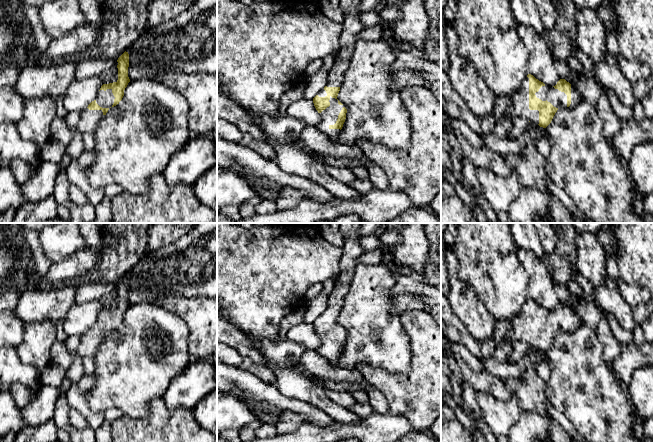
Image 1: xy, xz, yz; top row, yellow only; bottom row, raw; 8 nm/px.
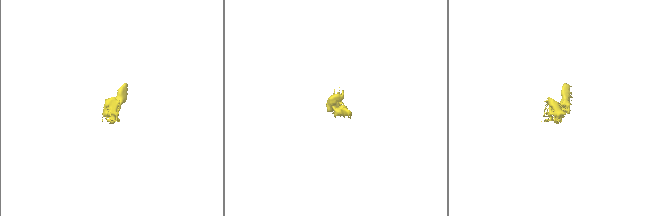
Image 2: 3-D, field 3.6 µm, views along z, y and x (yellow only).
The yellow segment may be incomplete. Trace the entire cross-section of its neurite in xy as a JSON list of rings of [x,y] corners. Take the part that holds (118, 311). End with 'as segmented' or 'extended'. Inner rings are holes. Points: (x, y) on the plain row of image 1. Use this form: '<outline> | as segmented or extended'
[[[124,276],[117,284],[118,304],[113,307],[103,308],[94,325],[81,335],[77,354],[84,357],[93,357],[98,347],[111,331],[116,330],[124,320],[124,314],[130,303],[128,301],[129,278]]] | extended

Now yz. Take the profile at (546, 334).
[[[531,298],[527,299],[520,313],[511,316],[507,320],[511,323],[511,329],[507,334],[501,340],[497,340],[495,334],[490,339],[493,339],[497,345],[502,345],[504,342],[523,341],[530,347],[543,352],[546,352],[551,347],[558,333],[574,333],[582,324],[575,309],[570,308],[565,303],[560,303],[555,310],[549,311]]] | extended

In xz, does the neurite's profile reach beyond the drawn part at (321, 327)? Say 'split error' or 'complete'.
split error

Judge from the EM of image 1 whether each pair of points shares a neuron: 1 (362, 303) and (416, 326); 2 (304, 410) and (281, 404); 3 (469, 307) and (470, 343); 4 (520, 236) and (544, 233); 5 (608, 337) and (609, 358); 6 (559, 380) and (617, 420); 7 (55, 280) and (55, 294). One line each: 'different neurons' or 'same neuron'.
1: different neurons
2: same neuron
3: different neurons
4: different neurons
5: same neuron
6: same neuron
7: different neurons

